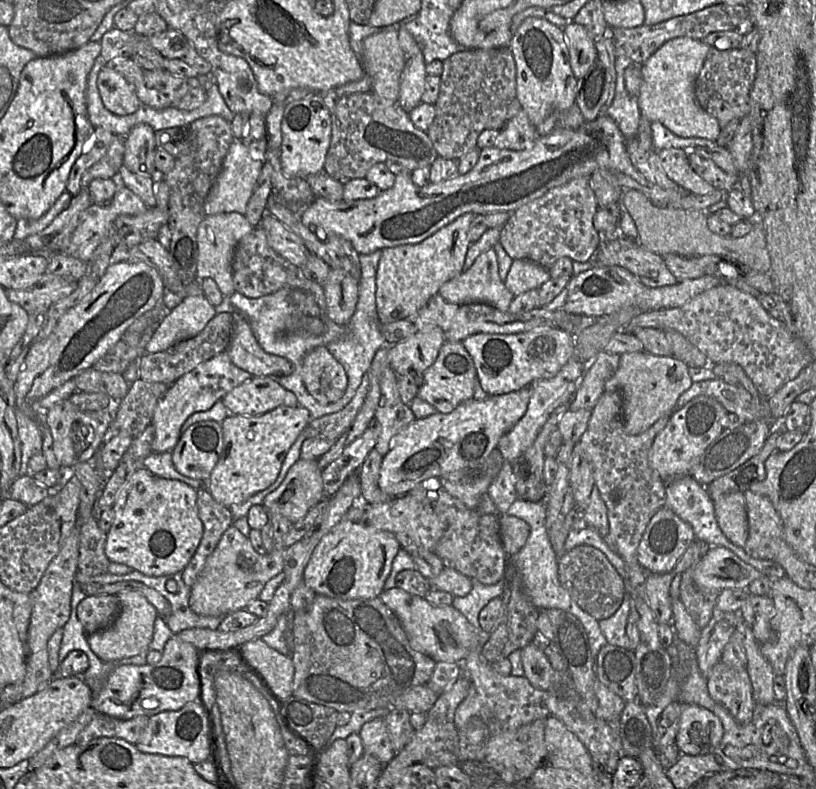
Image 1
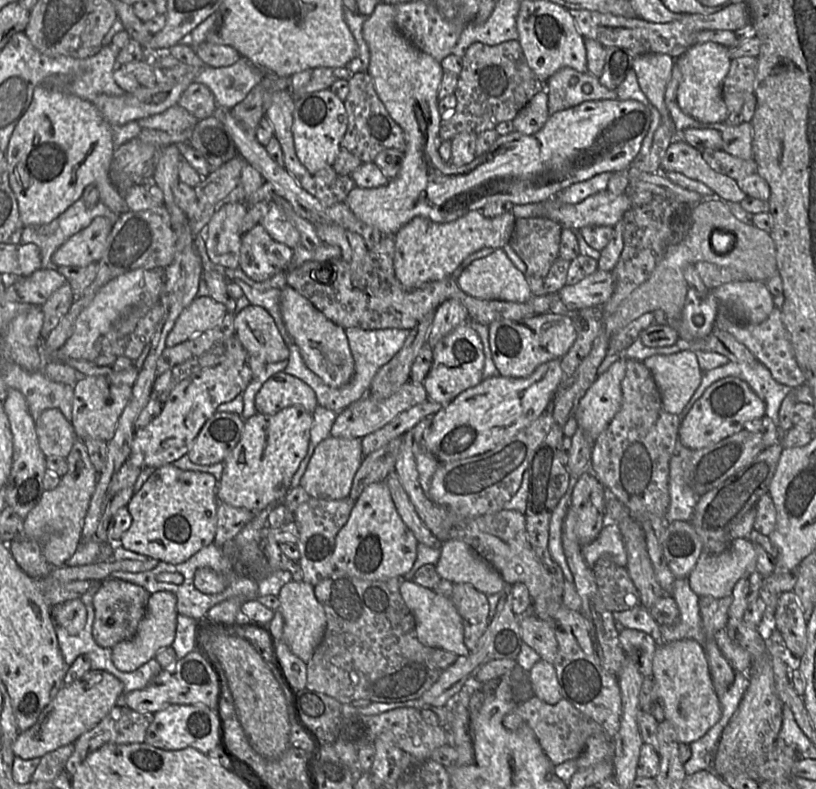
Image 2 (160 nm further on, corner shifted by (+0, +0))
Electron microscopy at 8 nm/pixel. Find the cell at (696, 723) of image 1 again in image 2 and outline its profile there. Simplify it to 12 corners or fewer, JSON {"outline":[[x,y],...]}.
{"outline":[[657,646],[656,695],[680,743],[722,714],[704,647]]}

